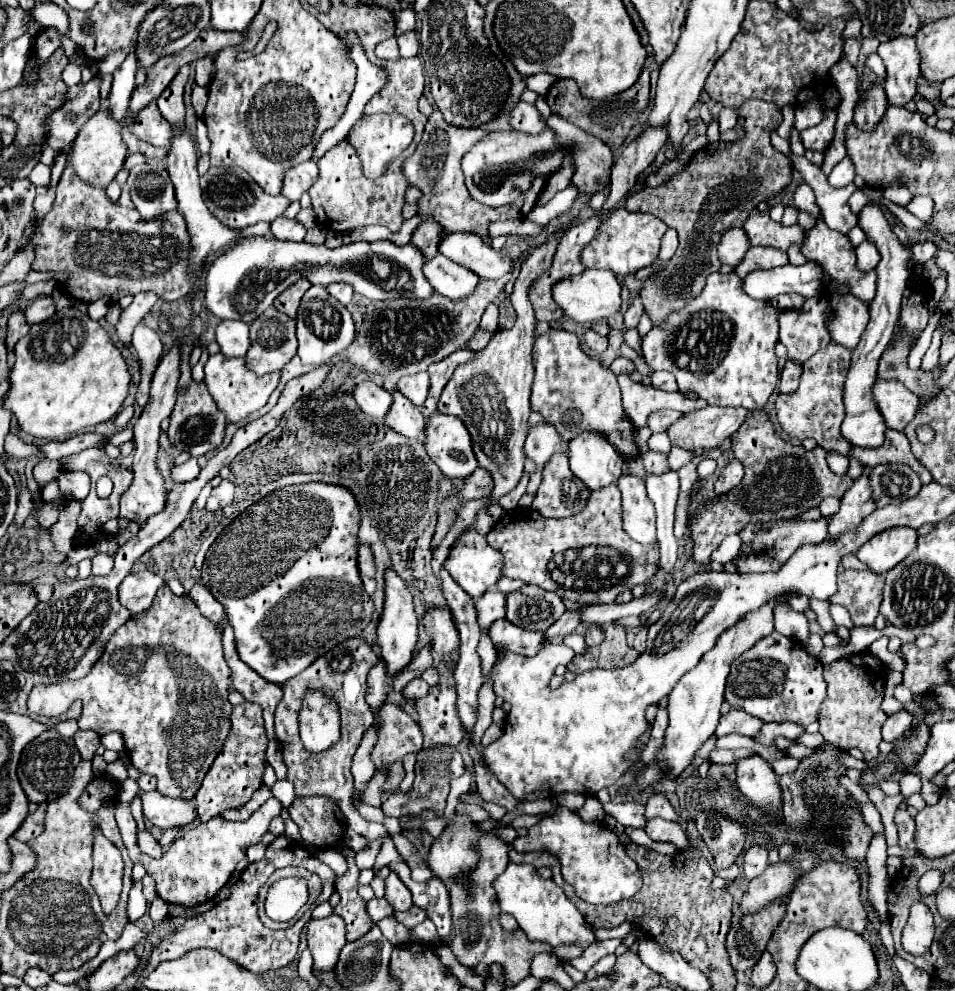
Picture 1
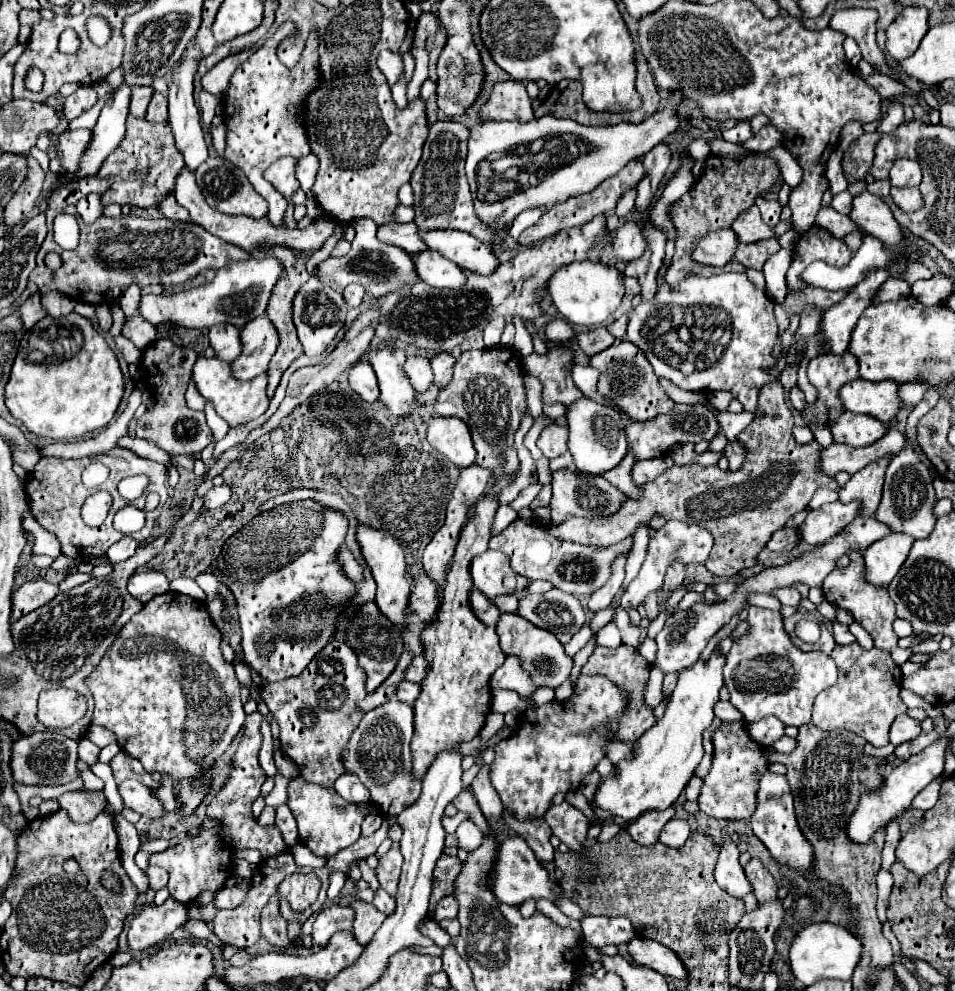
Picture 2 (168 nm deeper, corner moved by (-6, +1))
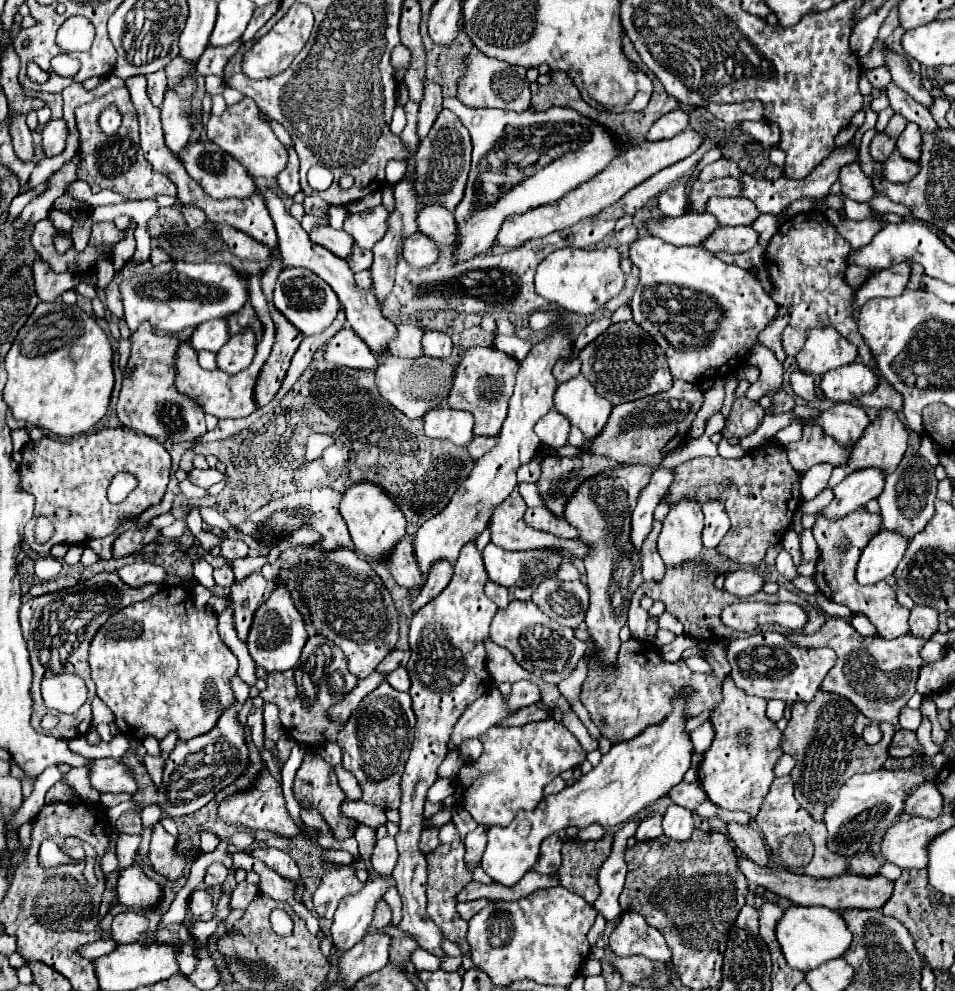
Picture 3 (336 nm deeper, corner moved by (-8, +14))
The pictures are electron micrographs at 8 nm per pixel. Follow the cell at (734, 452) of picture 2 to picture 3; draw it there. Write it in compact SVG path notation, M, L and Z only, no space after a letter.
M736 399L730 411L730 417L726 419L726 427L722 429L722 437L742 439L758 429L758 425L762 423L762 417L764 417L764 409L756 401Z

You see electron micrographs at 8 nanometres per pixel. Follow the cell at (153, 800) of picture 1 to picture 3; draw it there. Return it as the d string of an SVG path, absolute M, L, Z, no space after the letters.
M96 759L90 763L90 783L100 793L136 793L132 773L120 765L120 759Z

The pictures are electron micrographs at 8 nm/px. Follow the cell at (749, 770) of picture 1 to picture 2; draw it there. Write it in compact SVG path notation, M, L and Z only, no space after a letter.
M766 772L762 776L760 790L758 790L758 808L756 808L756 812L754 812L752 820L750 820L750 826L752 826L752 832L768 848L770 856L776 862L786 864L796 872L808 872L812 868L812 864L814 864L814 848L810 846L810 842L806 840L802 830L798 828L790 786L788 786L784 776L772 774L772 772Z

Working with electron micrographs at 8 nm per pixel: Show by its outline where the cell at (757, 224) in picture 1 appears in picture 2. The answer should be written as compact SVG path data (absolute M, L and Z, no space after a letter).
M750 206L746 212L738 214L738 218L732 222L732 230L734 230L738 242L744 242L744 244L774 236L772 228L762 222L756 206Z

